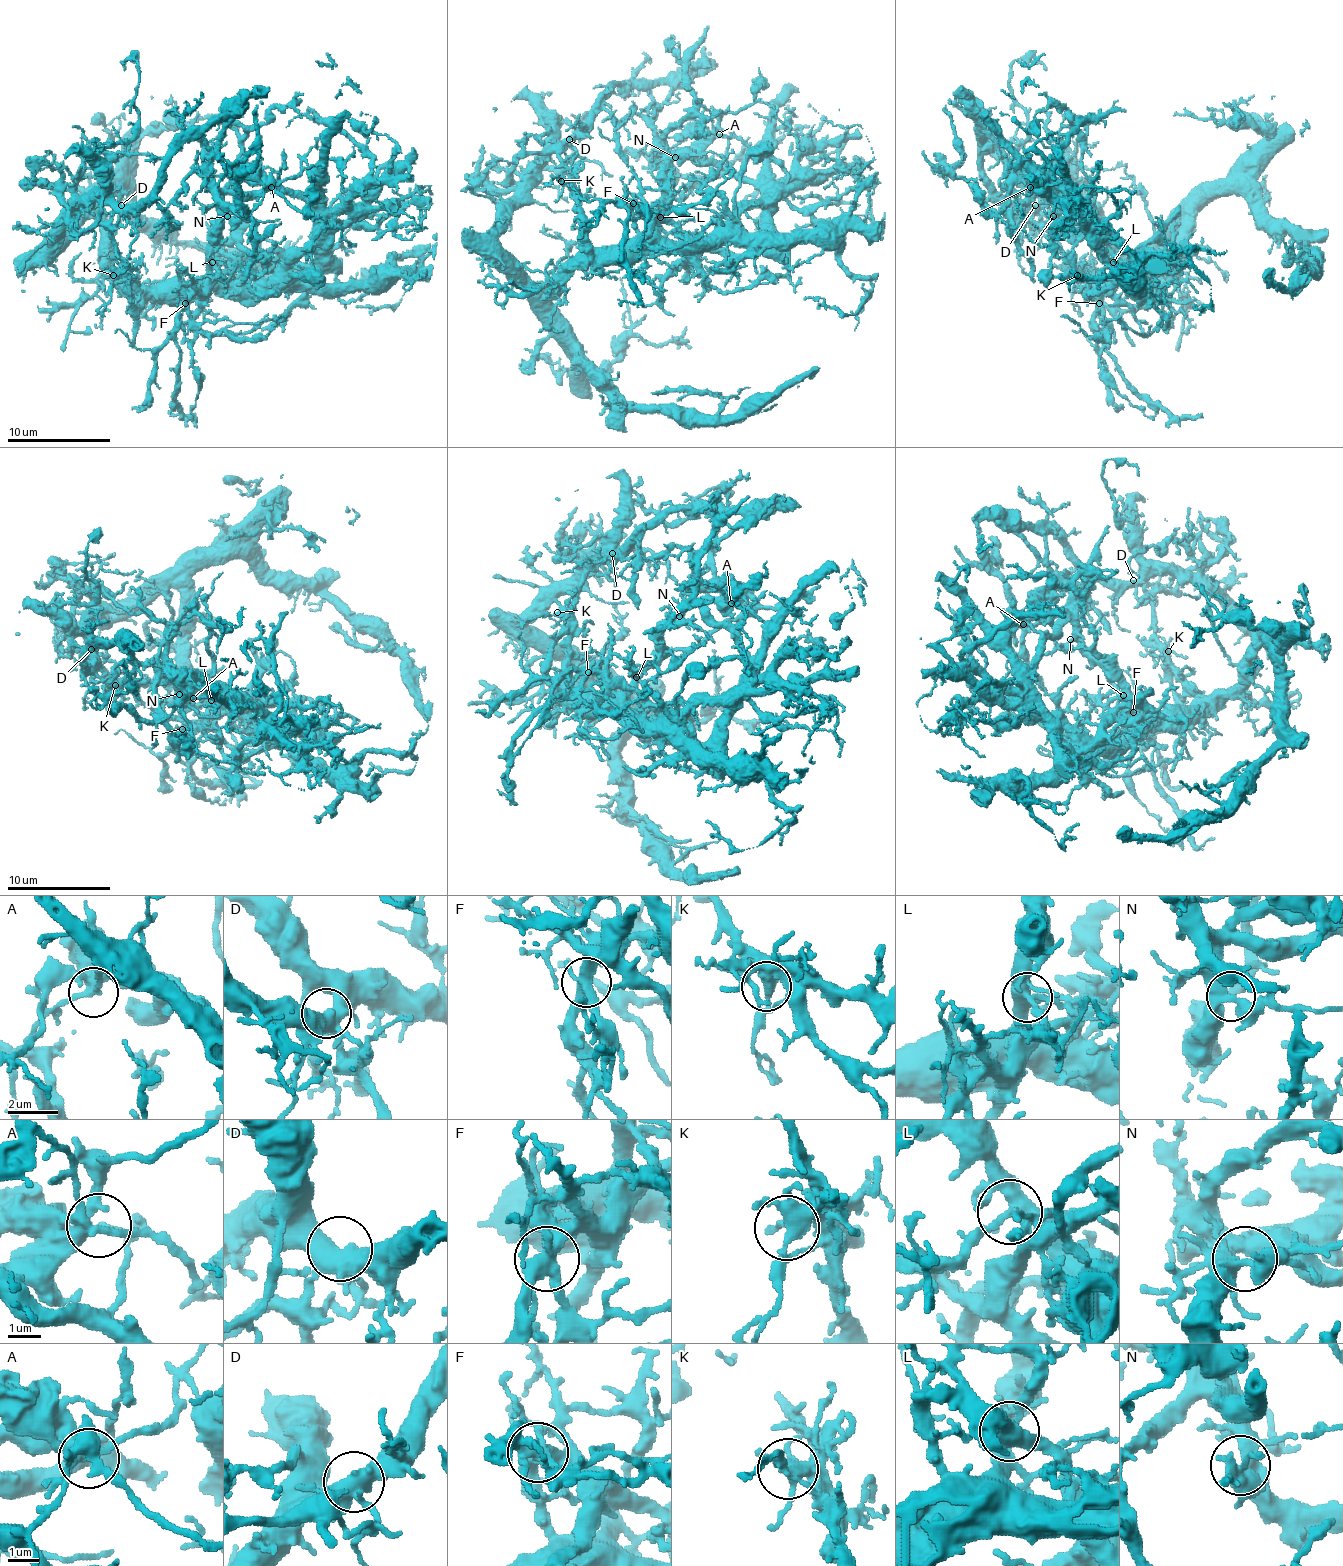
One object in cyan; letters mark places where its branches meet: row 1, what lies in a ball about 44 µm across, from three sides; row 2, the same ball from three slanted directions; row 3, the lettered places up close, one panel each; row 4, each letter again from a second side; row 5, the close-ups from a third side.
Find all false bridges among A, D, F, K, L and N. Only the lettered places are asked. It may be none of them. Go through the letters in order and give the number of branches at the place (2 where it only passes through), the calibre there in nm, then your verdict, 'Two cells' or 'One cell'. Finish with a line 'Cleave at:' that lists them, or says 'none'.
A: Branches: 5. Thickness 320 nm. One cell
D: Branches: 6. Thickness 480 nm. One cell
F: Branches: 5. Thickness 440 nm. Two cells
K: Branches: 6. Thickness 360 nm. One cell
L: Branches: 5. Thickness 400 nm. Two cells
N: Branches: 4. Thickness 420 nm. One cell
Cleave at: F, L

